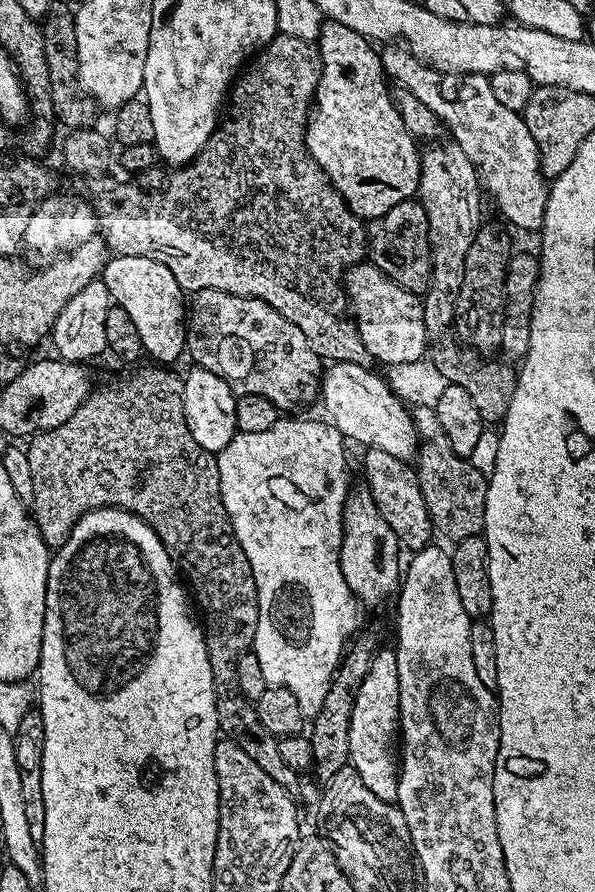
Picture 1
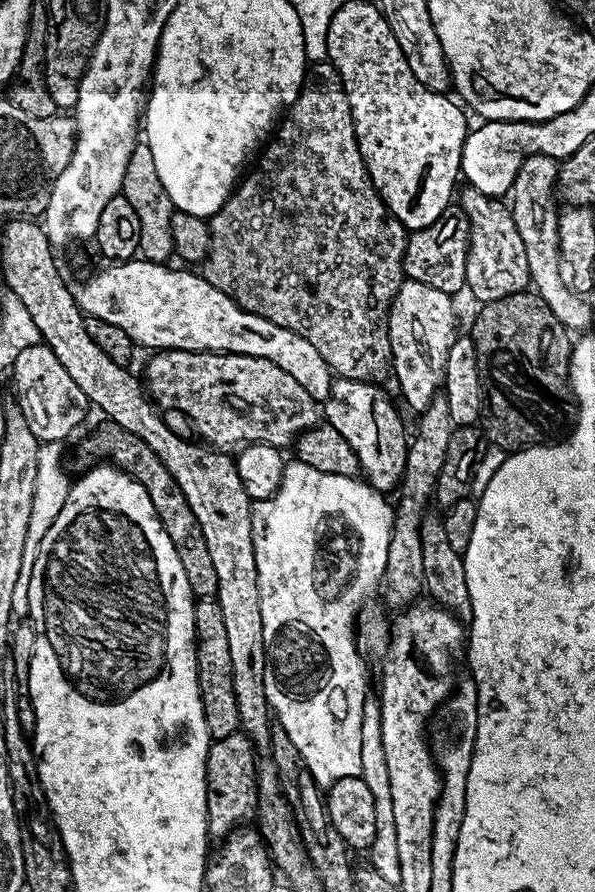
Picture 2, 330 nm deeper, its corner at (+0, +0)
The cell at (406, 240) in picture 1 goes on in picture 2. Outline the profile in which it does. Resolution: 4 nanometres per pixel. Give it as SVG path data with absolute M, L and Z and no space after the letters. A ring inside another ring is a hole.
M449 206L430 226L412 232L404 251L404 275L414 282L434 286L449 294L464 292L466 280L466 262L468 243L470 242L470 222L459 206Z

